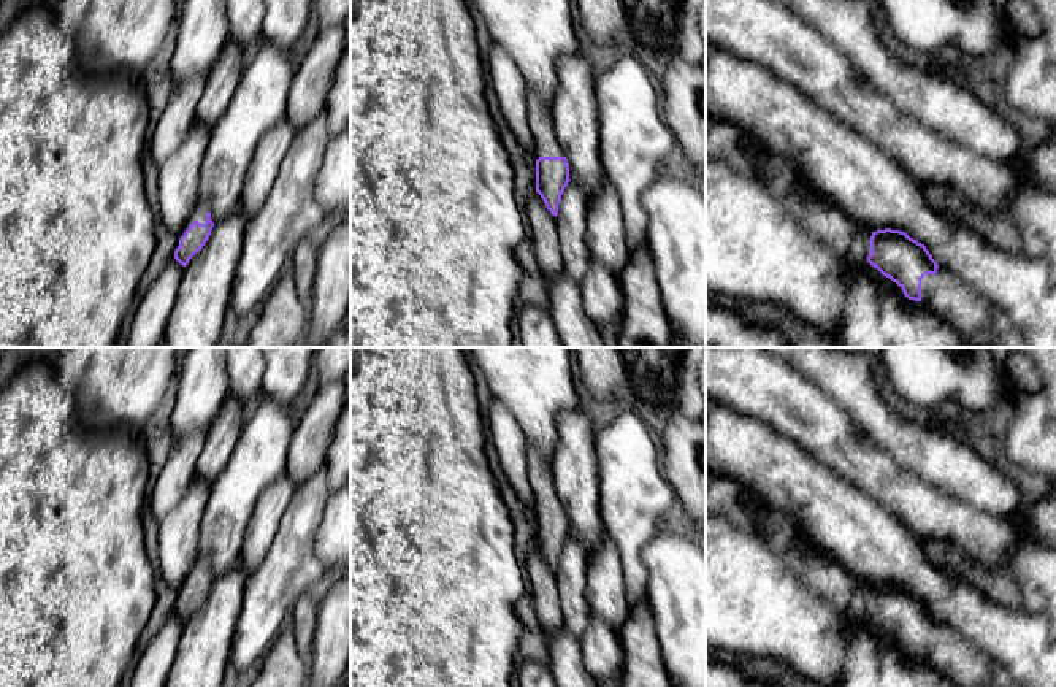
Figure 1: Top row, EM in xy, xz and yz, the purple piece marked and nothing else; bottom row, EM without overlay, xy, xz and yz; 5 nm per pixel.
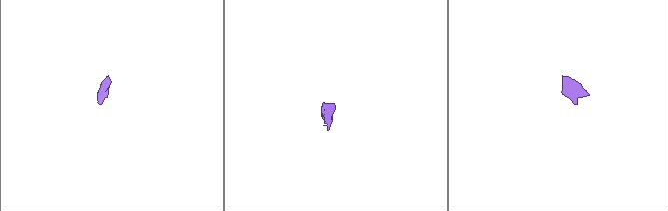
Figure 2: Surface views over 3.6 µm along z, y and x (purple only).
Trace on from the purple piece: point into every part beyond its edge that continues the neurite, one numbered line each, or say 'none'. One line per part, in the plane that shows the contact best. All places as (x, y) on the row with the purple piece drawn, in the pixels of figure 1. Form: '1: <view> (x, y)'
1: xy (202, 208)

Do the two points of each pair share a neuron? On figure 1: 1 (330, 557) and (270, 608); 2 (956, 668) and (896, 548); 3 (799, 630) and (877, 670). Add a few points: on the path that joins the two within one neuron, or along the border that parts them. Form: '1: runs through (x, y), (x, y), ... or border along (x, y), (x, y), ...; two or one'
1: border along (317, 525), (314, 556), (325, 568); two
2: runs through (956, 638), (956, 611), (923, 578); one
3: border along (844, 632), (844, 667), (841, 670); two

